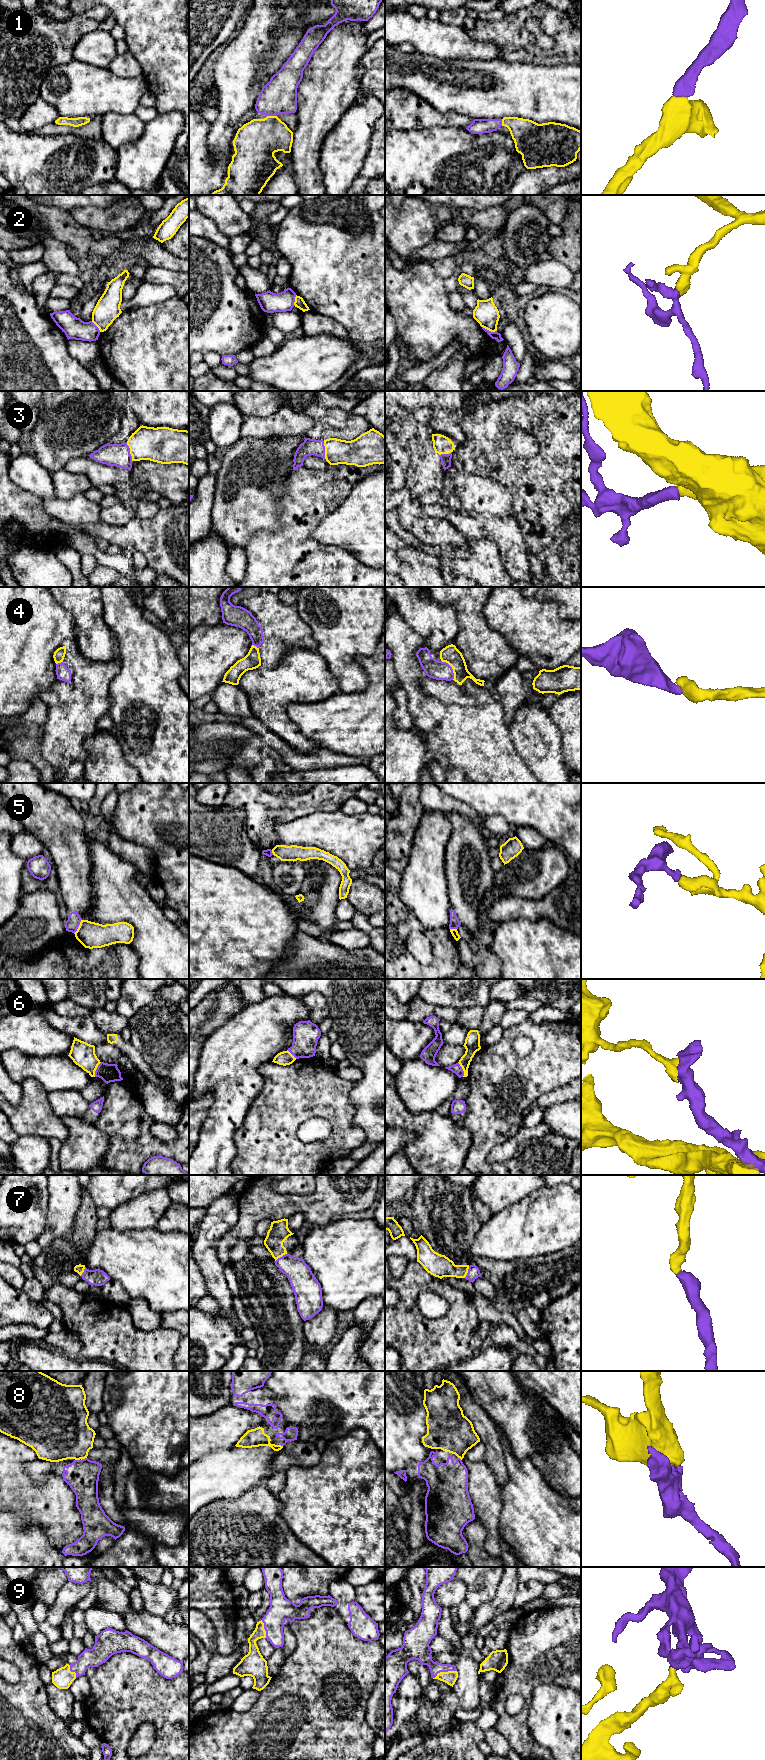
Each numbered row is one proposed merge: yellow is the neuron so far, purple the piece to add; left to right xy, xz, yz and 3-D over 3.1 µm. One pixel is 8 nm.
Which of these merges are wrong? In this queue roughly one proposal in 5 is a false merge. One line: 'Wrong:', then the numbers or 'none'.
Wrong: 2, 5, 6

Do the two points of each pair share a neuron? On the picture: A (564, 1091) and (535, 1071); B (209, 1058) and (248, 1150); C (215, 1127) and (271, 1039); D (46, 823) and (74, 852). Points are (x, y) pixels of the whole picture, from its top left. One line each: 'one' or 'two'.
A: two
B: two
C: one
D: one

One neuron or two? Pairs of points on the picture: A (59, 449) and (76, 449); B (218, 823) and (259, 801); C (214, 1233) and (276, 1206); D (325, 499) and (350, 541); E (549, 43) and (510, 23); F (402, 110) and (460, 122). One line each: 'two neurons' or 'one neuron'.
A: one neuron
B: two neurons
C: two neurons
D: two neurons
E: two neurons
F: one neuron

